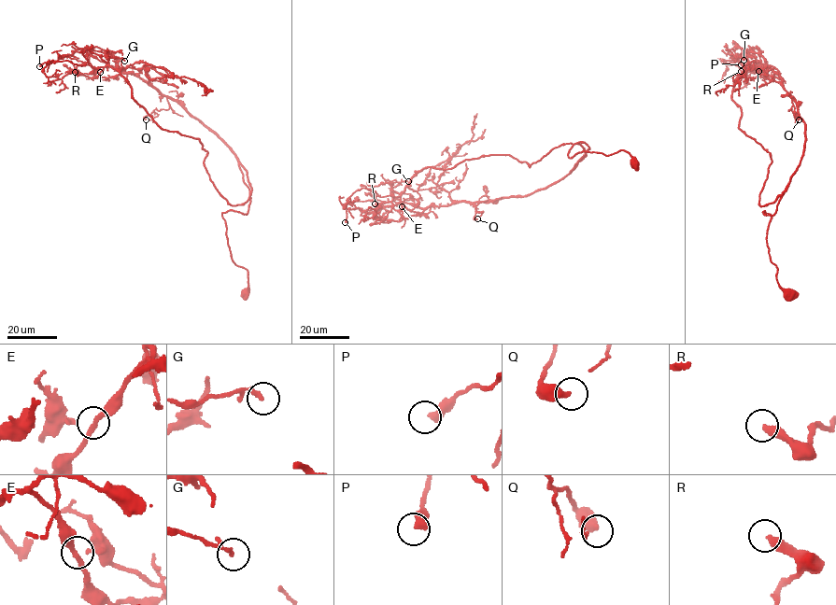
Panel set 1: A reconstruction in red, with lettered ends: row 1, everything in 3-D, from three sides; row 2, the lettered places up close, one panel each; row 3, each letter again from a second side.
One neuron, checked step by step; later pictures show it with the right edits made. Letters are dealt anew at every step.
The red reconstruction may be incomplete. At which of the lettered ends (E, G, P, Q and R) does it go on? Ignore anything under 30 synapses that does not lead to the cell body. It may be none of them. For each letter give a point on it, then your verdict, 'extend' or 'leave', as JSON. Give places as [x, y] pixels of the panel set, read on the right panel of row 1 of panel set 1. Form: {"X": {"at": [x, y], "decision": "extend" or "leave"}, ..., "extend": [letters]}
{"E": {"at": [758, 71], "decision": "leave"}, "G": {"at": [743, 60], "decision": "leave"}, "P": {"at": [741, 64], "decision": "leave"}, "Q": {"at": [799, 119], "decision": "leave"}, "R": {"at": [741, 71], "decision": "extend"}, "extend": ["R"]}

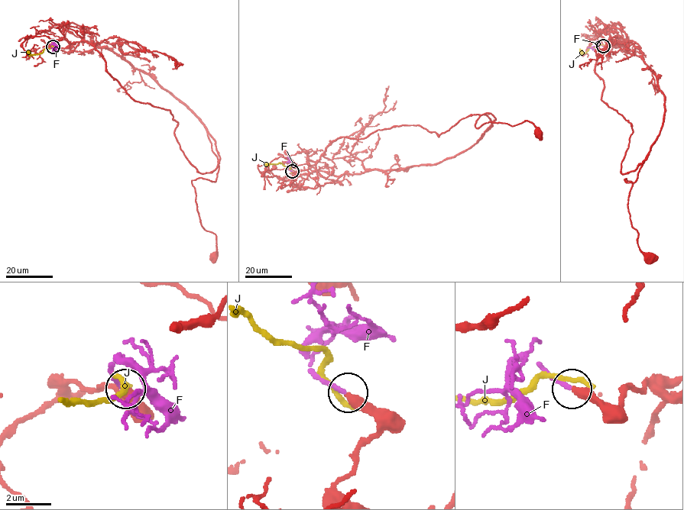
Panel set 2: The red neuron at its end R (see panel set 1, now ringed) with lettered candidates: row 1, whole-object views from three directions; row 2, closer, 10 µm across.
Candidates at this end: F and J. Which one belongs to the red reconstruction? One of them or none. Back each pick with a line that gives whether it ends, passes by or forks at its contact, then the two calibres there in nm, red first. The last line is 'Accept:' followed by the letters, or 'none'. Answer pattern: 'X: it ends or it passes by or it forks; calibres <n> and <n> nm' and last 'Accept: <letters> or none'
F: it ends; calibres 440 and 190 nm
Accept: F

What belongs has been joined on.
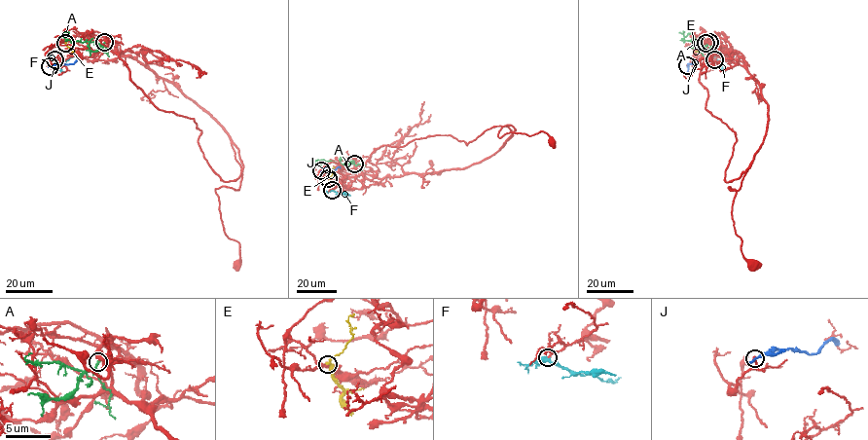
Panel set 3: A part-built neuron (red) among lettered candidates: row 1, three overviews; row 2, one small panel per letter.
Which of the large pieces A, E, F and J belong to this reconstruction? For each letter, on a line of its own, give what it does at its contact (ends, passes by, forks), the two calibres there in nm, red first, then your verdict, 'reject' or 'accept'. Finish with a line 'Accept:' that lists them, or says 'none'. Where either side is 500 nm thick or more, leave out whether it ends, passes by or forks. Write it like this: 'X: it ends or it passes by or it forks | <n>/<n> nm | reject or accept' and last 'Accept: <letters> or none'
A: it passes by | 300/150 nm | accept
E: it passes by | 180/280 nm | reject
F: it passes by | 200/360 nm | accept
J: it ends | 240/300 nm | reject
Accept: A, F

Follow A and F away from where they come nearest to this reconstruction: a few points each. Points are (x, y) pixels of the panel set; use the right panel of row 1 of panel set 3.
A: (709, 42), (707, 44), (683, 40), (690, 33)
F: (714, 59), (726, 61), (734, 52)

